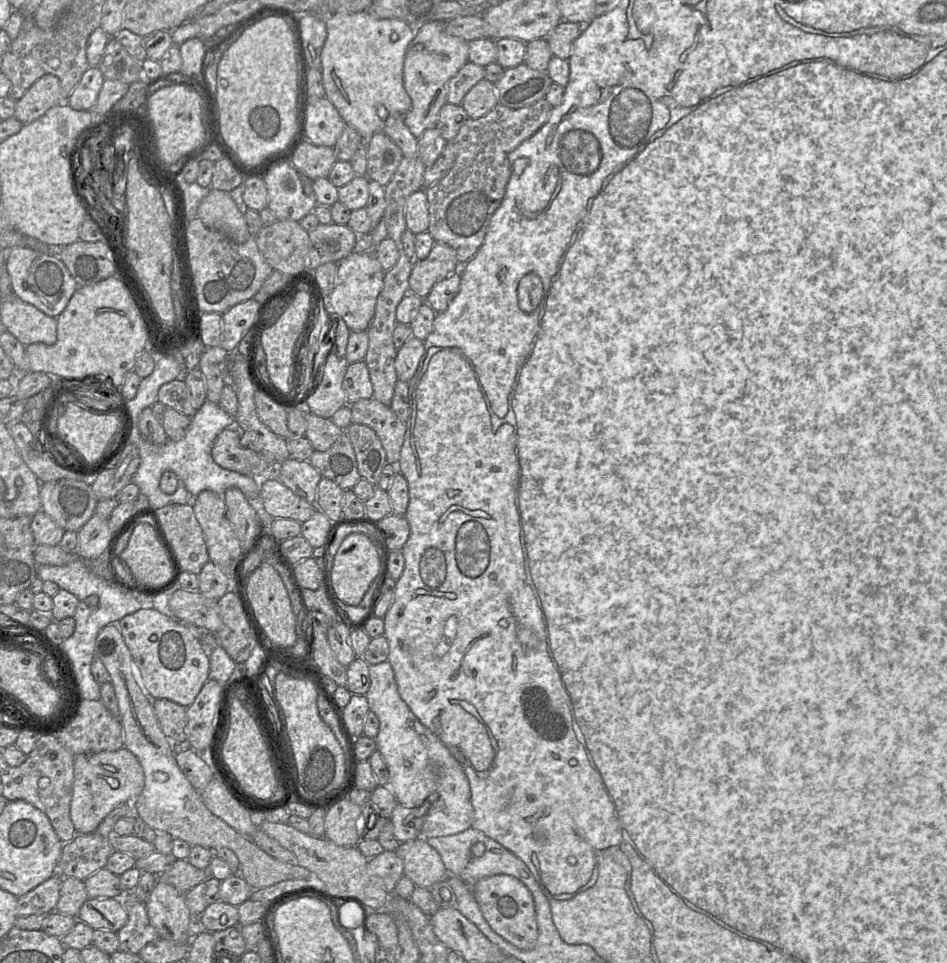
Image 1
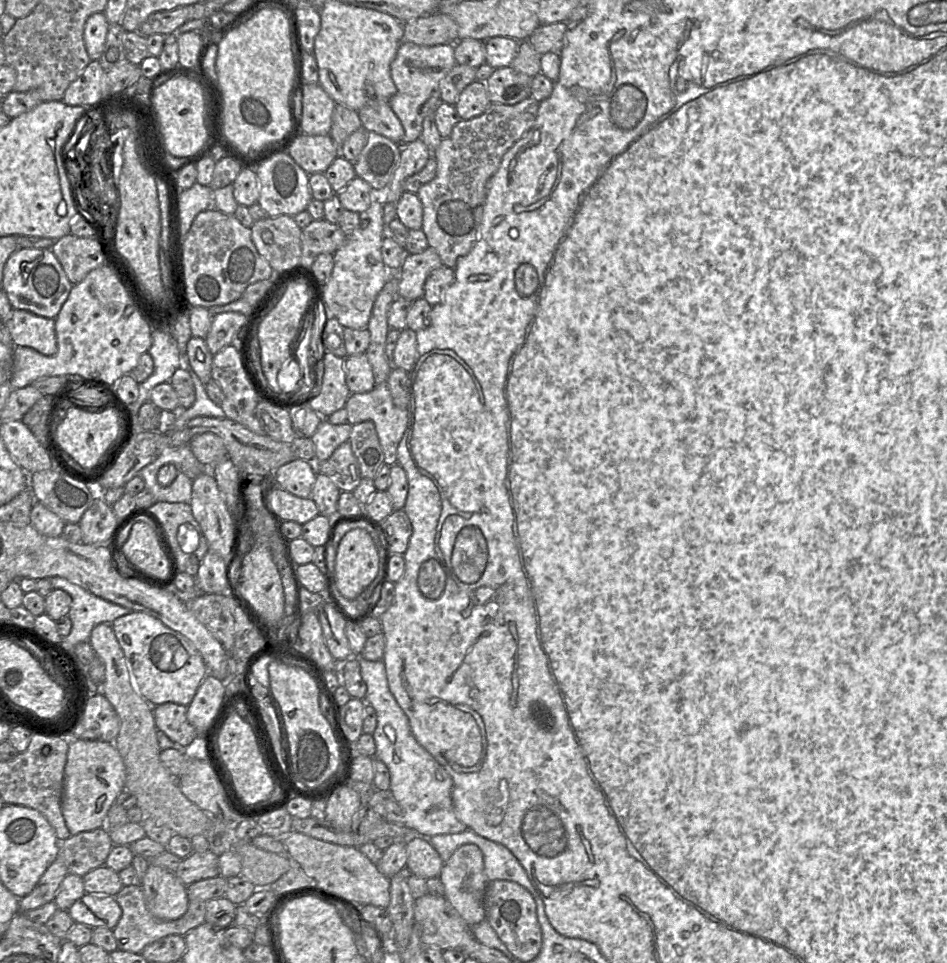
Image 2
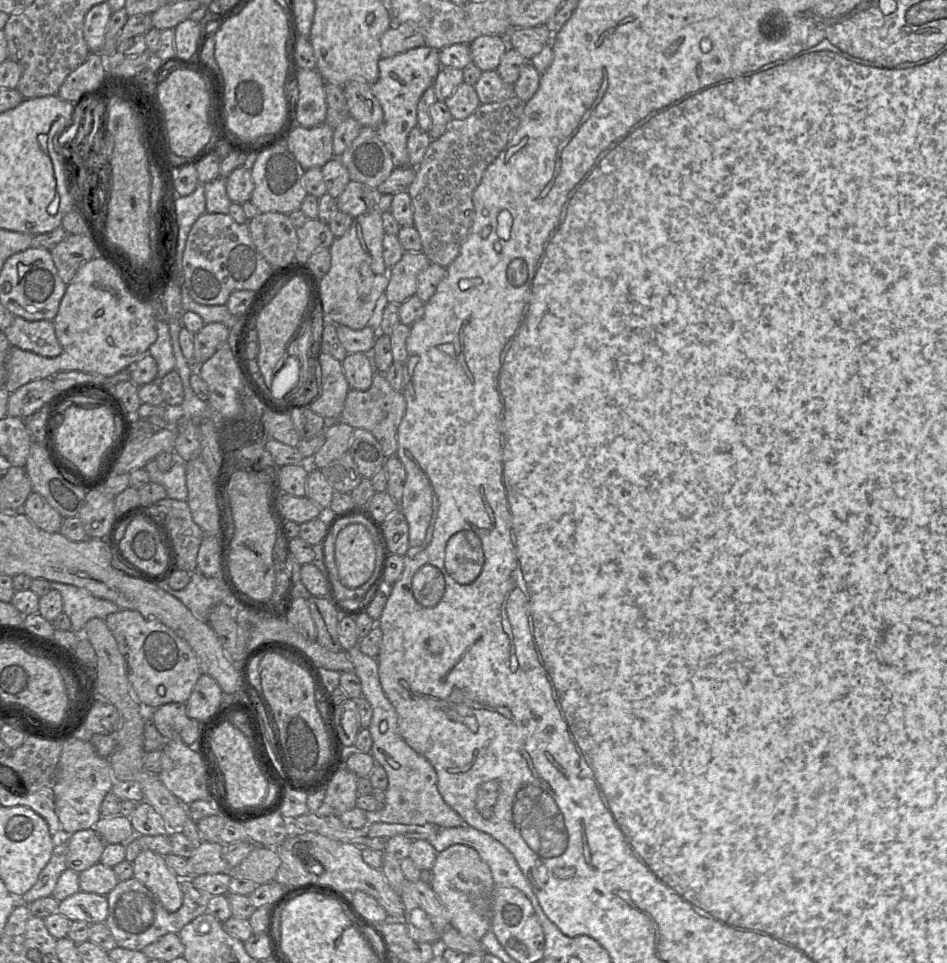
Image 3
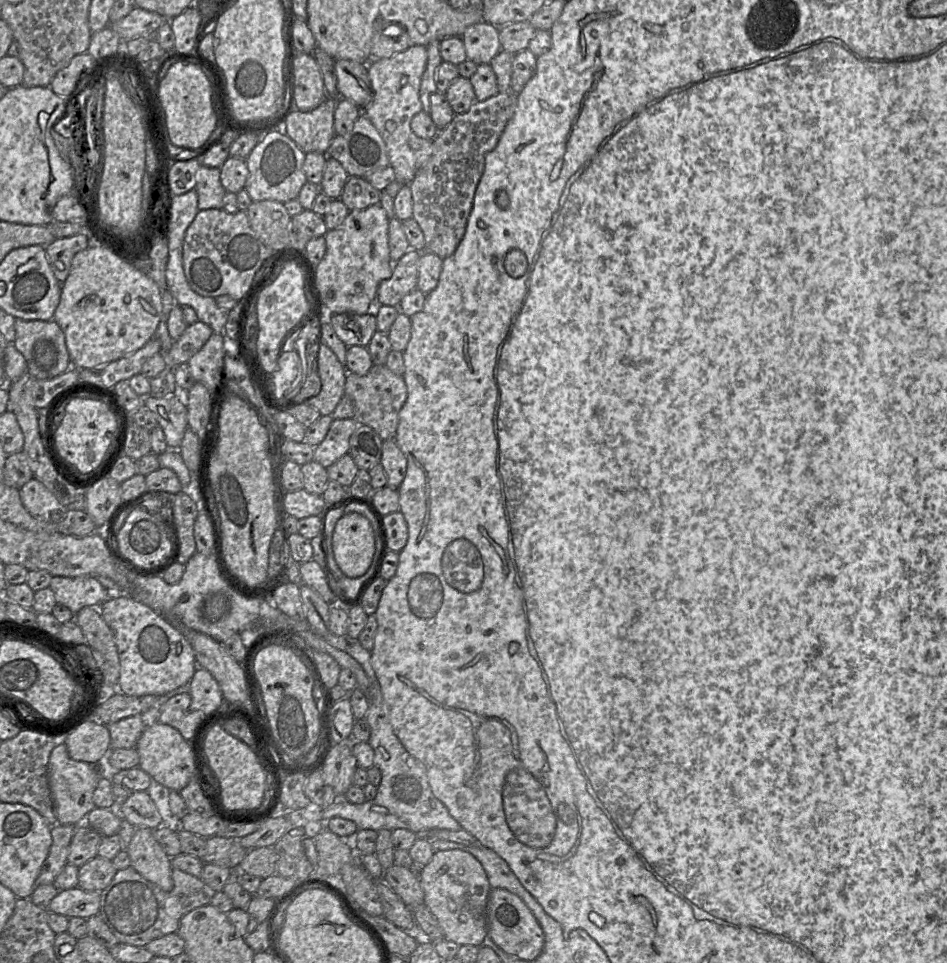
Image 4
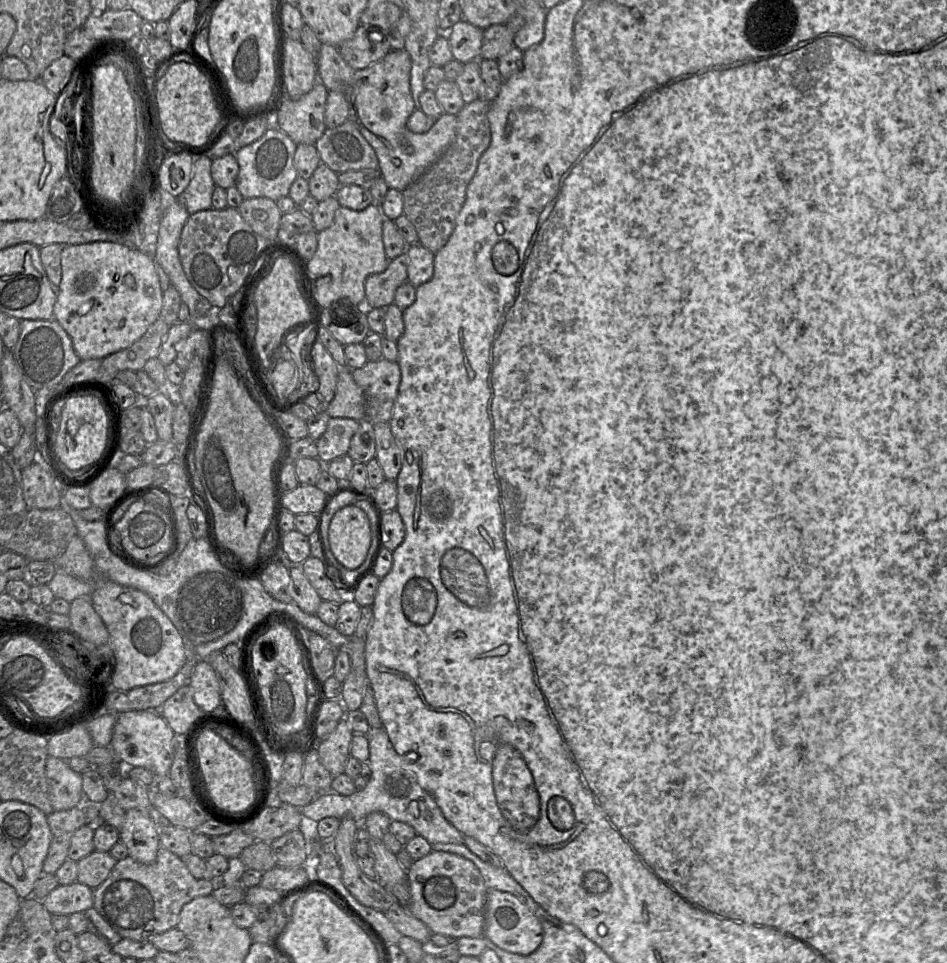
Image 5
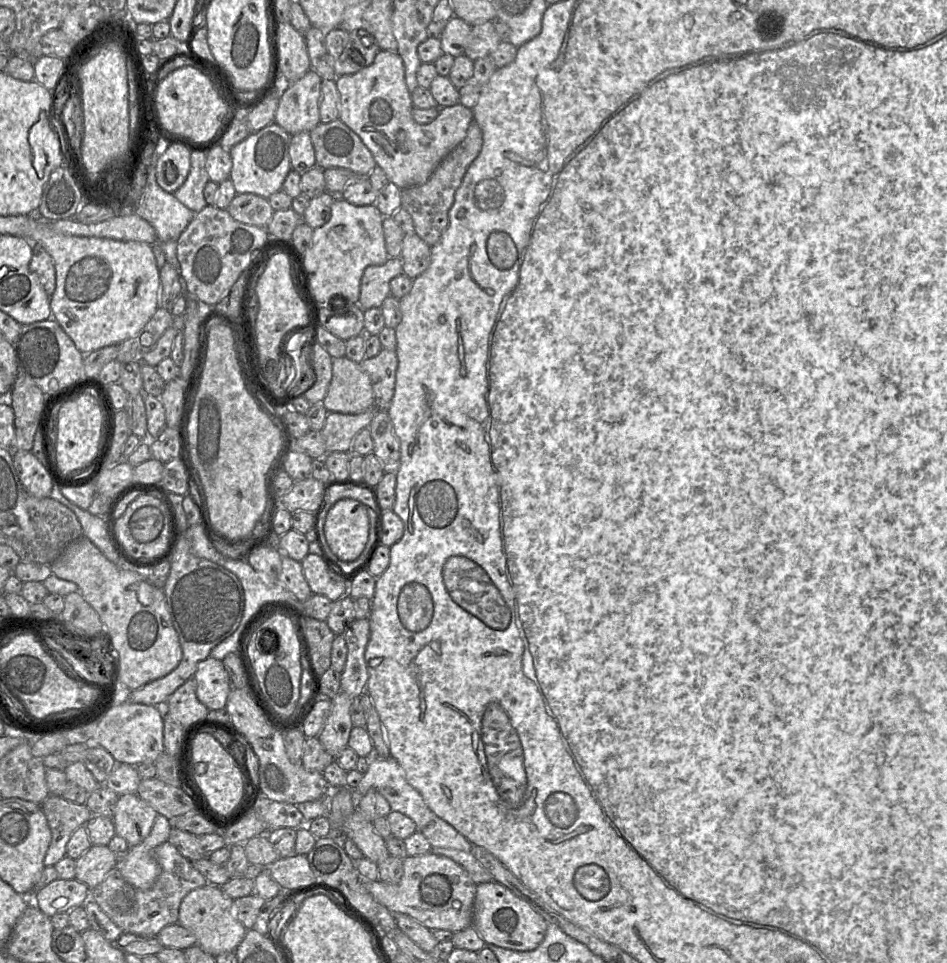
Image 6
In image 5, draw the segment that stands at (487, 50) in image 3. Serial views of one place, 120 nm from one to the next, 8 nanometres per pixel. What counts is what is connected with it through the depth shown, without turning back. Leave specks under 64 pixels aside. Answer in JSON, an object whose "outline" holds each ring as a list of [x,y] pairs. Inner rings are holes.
{"outline":[[[461,19],[451,27],[447,38],[455,60],[463,64],[471,60],[480,60],[483,29]]]}

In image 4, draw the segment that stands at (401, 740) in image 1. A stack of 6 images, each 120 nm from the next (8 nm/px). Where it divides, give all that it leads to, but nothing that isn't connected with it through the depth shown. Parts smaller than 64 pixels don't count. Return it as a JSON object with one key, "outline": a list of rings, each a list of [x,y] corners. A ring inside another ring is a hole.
{"outline":[[[328,633],[323,637],[331,646],[342,650],[355,659],[365,671],[369,683],[367,688],[368,710],[366,721],[370,725],[369,744],[374,751],[374,766],[381,771],[381,783],[374,799],[362,804],[353,804],[339,797],[329,807],[322,809],[322,819],[328,821],[341,817],[353,821],[359,829],[395,830],[408,829],[414,833],[427,832],[431,829],[457,831],[461,825],[450,815],[447,807],[433,794],[425,766],[411,755],[396,736],[388,716],[388,705],[385,702],[379,680],[371,665],[371,652],[362,647],[358,639],[348,635],[337,636]]]}

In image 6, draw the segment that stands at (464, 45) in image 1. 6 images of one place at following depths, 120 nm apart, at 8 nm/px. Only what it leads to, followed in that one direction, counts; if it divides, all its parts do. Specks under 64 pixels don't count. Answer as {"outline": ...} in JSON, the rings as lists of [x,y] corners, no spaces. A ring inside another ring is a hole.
{"outline":[[[380,50],[371,65],[353,75],[339,76],[335,82],[340,94],[339,119],[361,138],[389,181],[400,189],[425,184],[442,160],[466,137],[473,121],[472,108],[458,103],[440,108],[436,119],[429,124],[417,123],[412,116],[414,105],[405,81],[404,62],[397,52]]]}

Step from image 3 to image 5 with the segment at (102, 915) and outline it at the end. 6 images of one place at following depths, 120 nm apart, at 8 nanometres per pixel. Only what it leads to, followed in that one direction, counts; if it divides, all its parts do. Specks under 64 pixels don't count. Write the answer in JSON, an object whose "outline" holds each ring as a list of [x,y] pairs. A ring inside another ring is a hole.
{"outline":[[[77,881],[59,885],[43,899],[43,904],[51,914],[84,913],[93,907],[93,889]]]}

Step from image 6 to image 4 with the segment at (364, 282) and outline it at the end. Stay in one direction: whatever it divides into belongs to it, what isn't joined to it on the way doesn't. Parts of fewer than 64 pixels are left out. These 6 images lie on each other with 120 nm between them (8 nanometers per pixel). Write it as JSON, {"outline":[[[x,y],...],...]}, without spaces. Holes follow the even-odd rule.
{"outline":[[[410,249],[394,263],[392,276],[378,286],[375,306],[398,307],[407,294],[417,289],[420,256],[420,251]]]}

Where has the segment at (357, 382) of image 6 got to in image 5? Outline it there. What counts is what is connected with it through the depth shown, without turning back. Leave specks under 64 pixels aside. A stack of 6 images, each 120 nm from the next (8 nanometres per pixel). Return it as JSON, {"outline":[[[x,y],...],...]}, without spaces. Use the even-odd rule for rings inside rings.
{"outline":[[[340,369],[335,396],[326,411],[330,418],[367,420],[364,394],[352,377],[352,370],[355,369]]]}

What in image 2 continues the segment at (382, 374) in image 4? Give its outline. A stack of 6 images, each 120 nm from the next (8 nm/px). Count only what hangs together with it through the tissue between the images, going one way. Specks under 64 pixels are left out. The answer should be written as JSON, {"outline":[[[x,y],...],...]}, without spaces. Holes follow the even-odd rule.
{"outline":[[[387,382],[376,384],[371,391],[366,393],[350,394],[345,409],[347,411],[347,423],[350,425],[361,422],[372,422],[374,424],[384,453],[384,464],[397,464],[397,448],[407,427],[408,409],[401,409],[393,403]]]}

